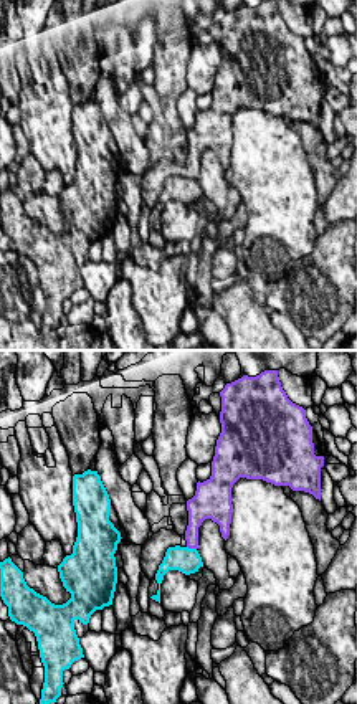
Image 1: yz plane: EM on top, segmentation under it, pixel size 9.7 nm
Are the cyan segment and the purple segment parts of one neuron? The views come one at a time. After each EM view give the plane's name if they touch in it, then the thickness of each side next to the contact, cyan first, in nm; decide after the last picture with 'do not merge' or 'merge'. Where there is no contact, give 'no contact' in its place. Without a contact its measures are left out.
yz | 260/130 nm

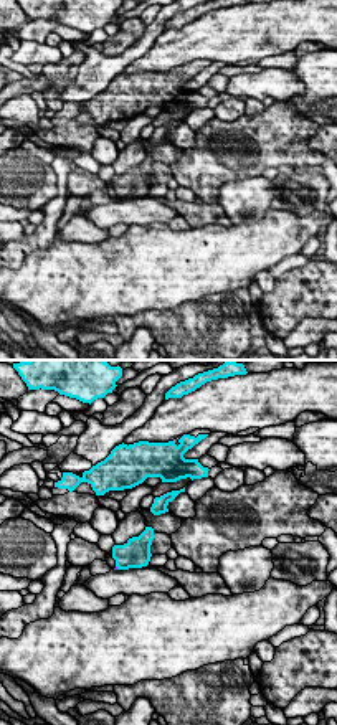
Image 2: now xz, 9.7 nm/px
xz | 280/30 nm

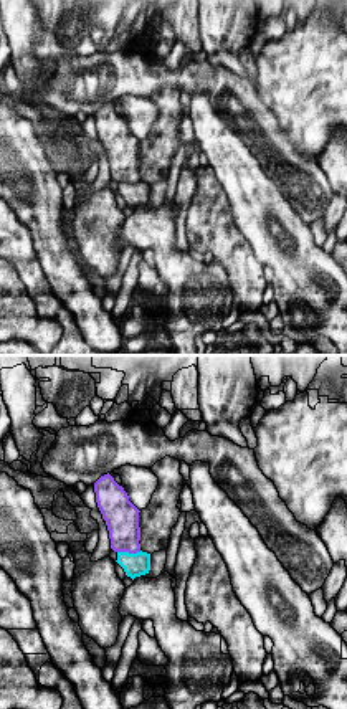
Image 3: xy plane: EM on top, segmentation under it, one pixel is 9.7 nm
xy | 220/320 nm

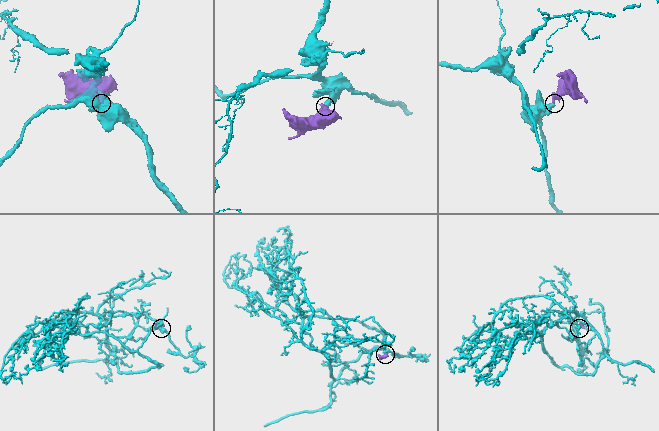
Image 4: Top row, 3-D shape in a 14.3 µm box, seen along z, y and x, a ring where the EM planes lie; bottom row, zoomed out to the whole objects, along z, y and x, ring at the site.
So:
do not merge

